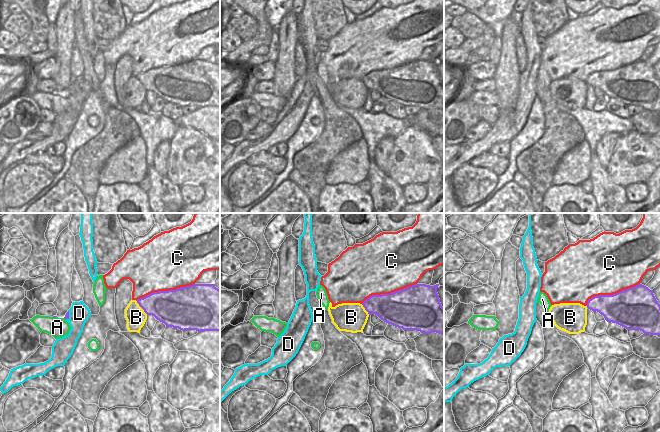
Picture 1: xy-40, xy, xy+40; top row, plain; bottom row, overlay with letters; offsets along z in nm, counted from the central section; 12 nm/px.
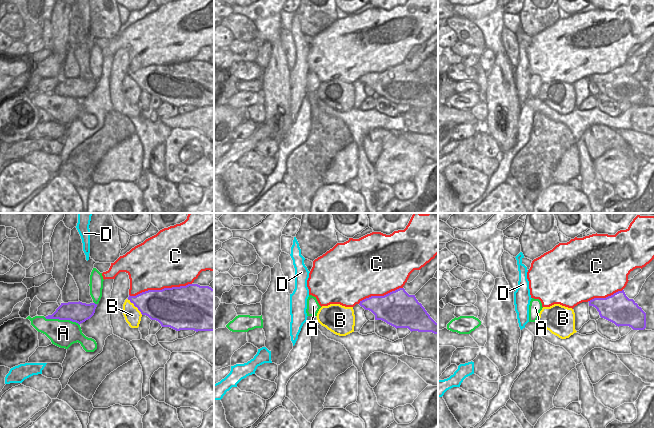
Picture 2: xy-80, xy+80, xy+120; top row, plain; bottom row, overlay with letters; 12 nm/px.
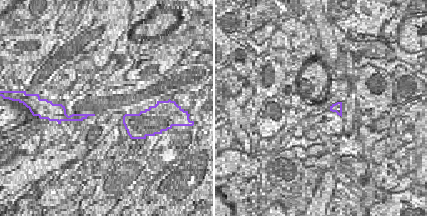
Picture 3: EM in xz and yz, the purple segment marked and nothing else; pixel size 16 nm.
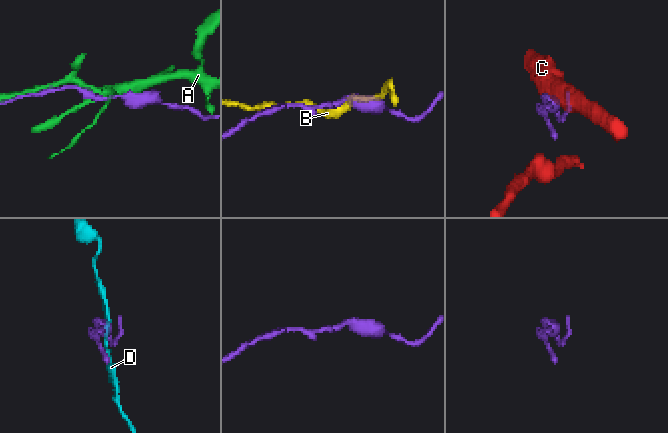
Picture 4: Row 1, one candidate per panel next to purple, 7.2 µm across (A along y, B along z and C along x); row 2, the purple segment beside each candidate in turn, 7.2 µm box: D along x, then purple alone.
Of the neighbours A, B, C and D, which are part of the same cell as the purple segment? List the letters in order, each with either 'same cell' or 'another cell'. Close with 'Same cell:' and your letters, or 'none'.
A: another cell
B: another cell
C: another cell
D: another cell
Same cell: none

